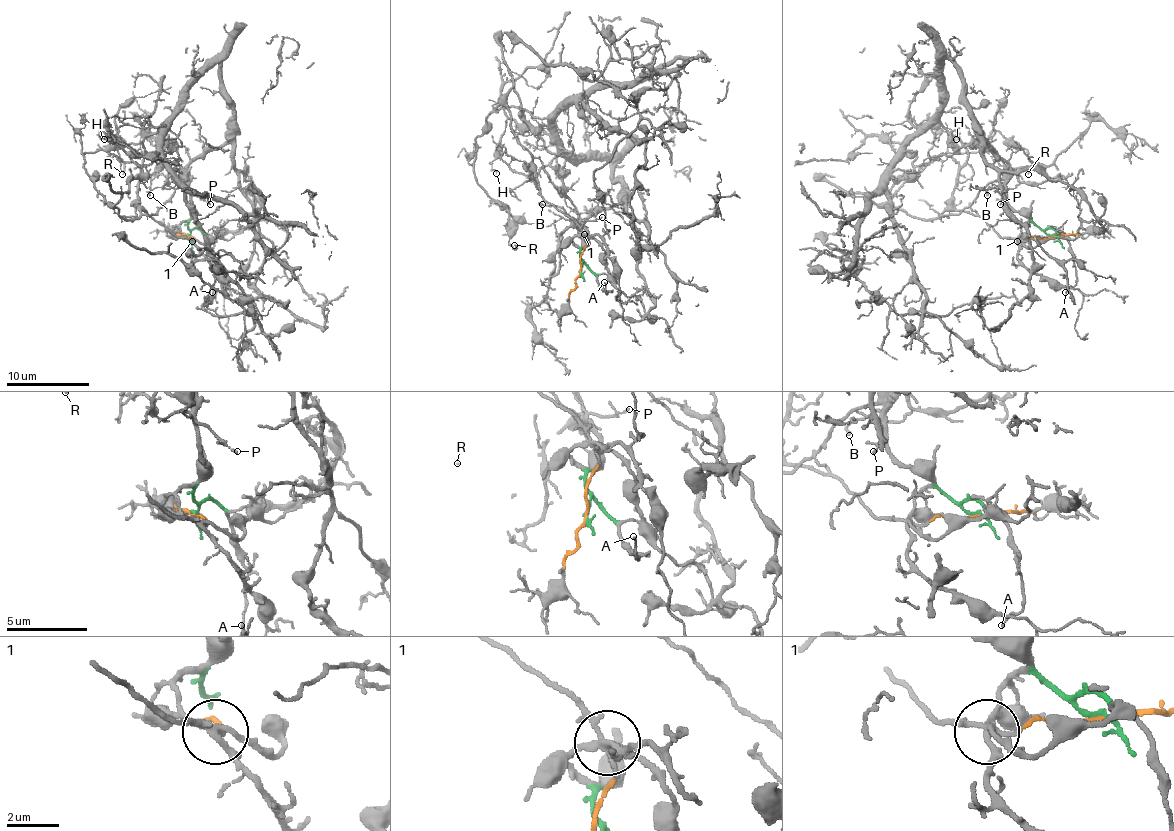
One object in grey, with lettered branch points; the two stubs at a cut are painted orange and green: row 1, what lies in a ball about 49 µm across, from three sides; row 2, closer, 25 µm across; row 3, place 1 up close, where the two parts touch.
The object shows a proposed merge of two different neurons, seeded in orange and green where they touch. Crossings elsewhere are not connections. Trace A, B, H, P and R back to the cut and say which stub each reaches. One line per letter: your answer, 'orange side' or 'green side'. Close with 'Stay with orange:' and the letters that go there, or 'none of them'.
A: green side
B: green side
H: orange side
P: green side
R: orange side
Stay with orange: H, R

